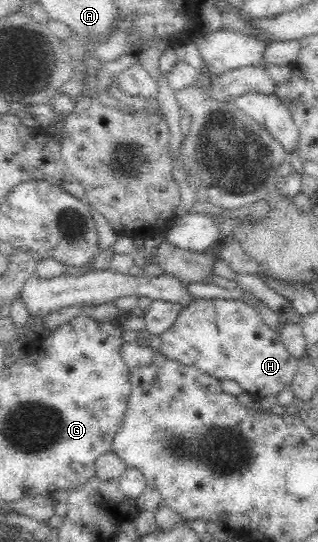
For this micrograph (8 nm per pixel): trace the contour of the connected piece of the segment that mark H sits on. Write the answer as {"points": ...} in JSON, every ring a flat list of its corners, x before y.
{"points":[[193,299,175,324,160,335,151,334,150,346,167,358,197,367,218,378,234,380,254,399,277,396,290,389,298,359,284,345,278,331,267,325,253,301,243,299]]}

